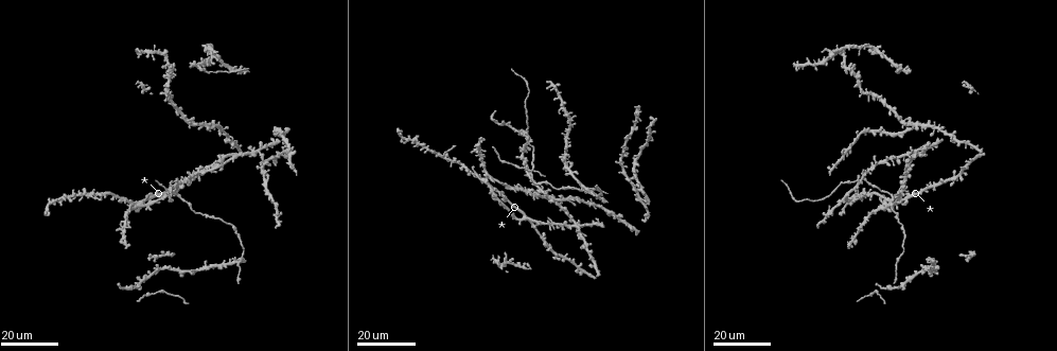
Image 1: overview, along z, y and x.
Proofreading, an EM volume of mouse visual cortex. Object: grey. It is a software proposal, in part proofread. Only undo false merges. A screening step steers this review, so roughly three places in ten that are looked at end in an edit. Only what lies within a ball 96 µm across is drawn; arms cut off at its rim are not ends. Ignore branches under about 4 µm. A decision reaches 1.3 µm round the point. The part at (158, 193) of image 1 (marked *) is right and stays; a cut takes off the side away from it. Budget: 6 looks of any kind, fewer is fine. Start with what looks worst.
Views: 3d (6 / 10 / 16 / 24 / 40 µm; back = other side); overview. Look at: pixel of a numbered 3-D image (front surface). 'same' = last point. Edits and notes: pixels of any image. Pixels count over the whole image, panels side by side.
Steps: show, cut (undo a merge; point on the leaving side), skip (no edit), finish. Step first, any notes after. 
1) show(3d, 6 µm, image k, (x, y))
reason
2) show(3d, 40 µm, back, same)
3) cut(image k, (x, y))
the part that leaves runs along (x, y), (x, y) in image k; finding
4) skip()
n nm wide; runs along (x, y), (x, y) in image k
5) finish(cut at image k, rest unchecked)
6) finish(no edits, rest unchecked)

show(3d, 16 µm, image 1, (442, 154))

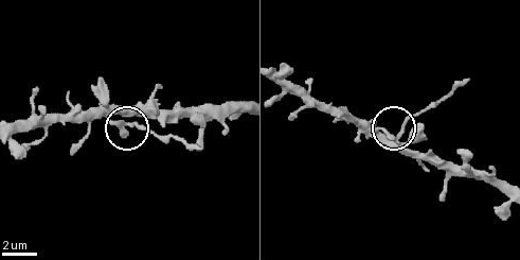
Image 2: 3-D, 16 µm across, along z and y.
show(3d, 6 µm, image 2, (119, 127))

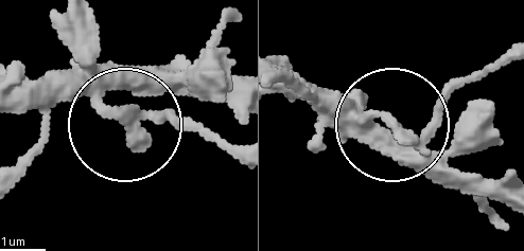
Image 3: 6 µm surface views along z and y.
cut(image 3, (184, 123))
300 nm wide; the part that leaves runs along (151, 114), (238, 148) in image 3; two neurons meet here

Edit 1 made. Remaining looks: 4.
show(overview)

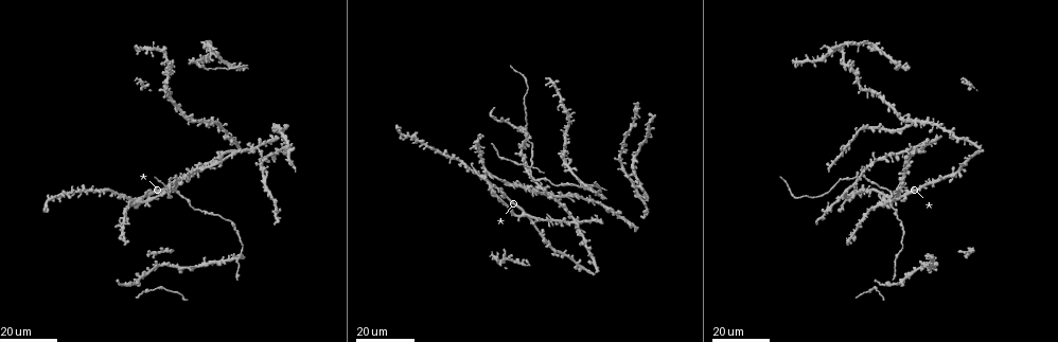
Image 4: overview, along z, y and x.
show(3d, 16 µm, image 4, (227, 67))
branch point

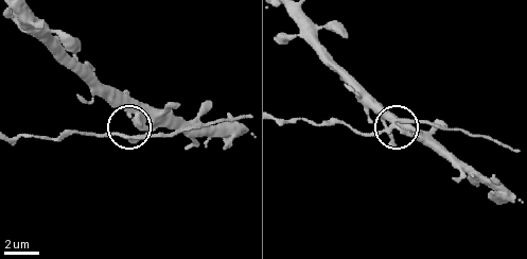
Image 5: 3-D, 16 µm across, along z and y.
show(3d, 10 µm, image 5, (403, 132))

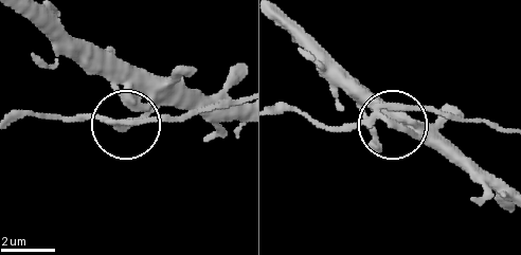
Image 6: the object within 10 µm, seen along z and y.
cut(image 6, (107, 121))
3 arms; the part that leaves runs along (408, 129), (376, 122), (321, 129), (281, 108) in image 6; two neurons meet here

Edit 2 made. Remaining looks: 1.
finish(cut at image 3, cut at image 6, rest unchecked)

